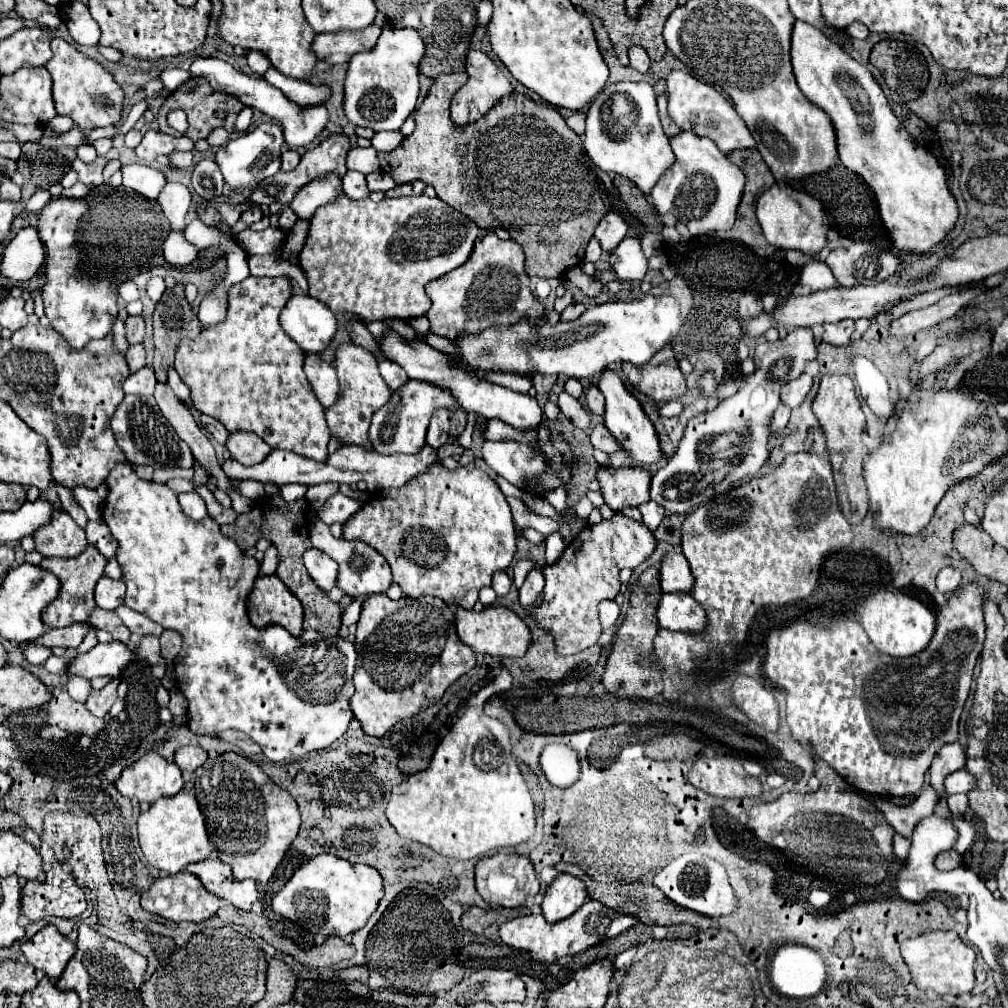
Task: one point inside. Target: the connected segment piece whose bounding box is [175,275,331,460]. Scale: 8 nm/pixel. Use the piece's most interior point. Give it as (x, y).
(246, 372)

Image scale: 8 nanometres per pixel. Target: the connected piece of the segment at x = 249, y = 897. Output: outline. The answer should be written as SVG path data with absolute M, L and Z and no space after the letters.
M213 858L203 862L195 862L187 866L187 872L195 874L201 884L215 896L231 902L241 910L249 910L251 904L257 900L257 886L253 880L235 880L231 874L229 864Z

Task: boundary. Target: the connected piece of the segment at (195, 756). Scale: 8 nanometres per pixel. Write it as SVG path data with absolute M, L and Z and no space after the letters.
M181 746L175 752L175 764L183 772L195 772L207 760L207 752L201 746Z

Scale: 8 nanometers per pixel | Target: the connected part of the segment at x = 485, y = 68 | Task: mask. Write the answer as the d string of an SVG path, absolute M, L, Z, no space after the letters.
M467 52L467 74L467 84L451 102L451 118L459 126L479 120L501 96L513 92L511 82L483 52Z

